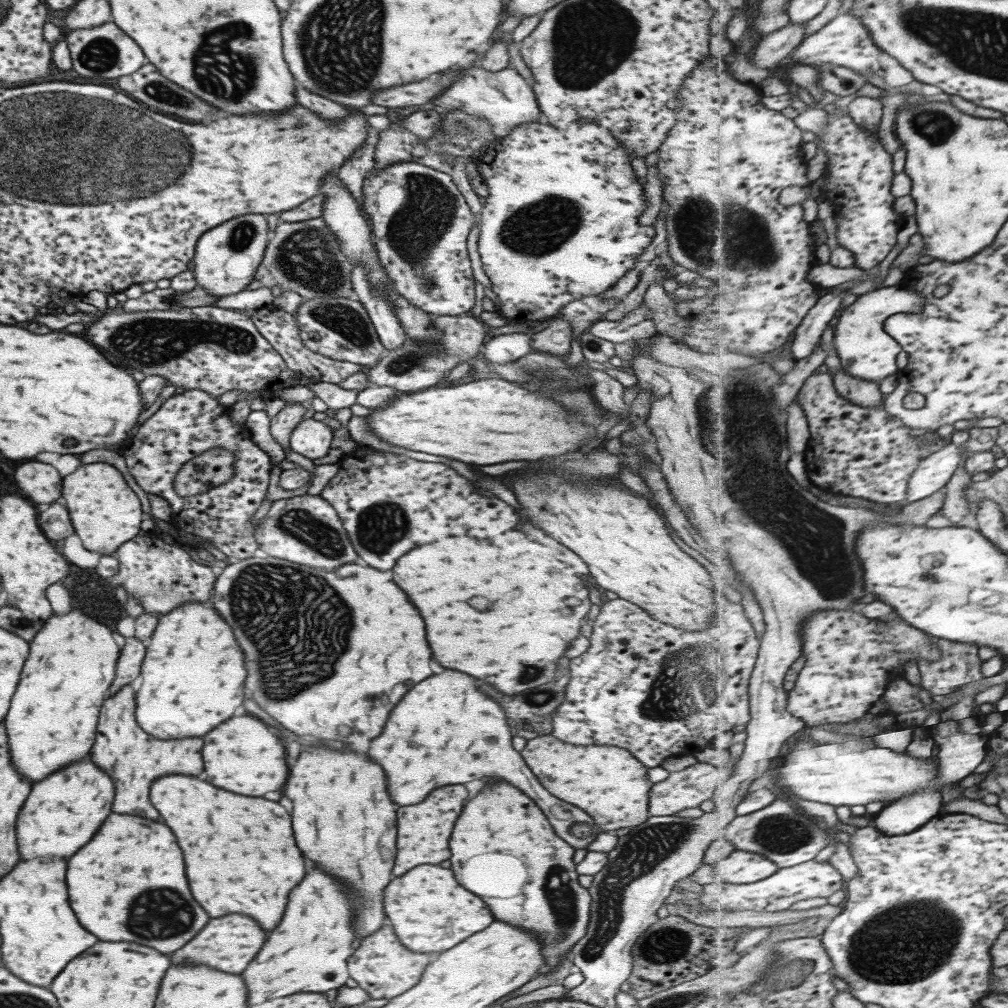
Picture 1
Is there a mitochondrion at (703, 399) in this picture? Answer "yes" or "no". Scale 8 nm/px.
yes

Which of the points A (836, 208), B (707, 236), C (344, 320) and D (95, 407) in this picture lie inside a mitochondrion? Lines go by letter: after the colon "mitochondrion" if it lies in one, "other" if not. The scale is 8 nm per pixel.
A: other
B: mitochondrion
C: mitochondrion
D: other

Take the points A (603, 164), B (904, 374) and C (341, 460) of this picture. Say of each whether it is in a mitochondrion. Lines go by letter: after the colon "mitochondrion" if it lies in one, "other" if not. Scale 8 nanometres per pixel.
A: other
B: other
C: other

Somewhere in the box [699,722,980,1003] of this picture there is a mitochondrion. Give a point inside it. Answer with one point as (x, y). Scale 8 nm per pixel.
(906, 944)

